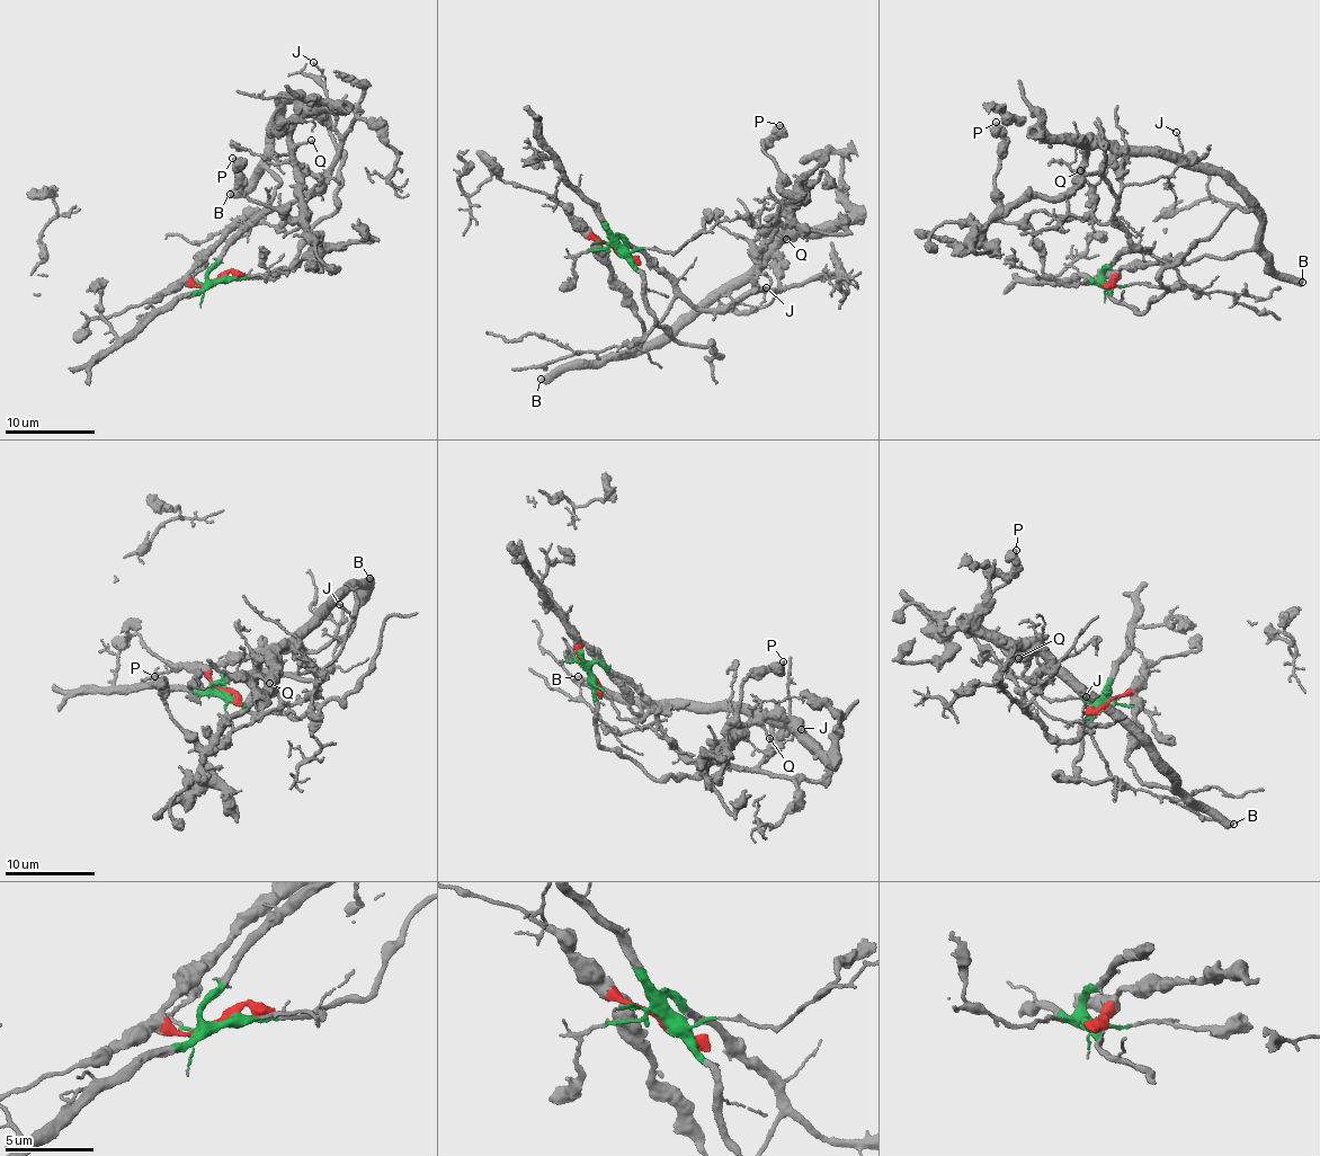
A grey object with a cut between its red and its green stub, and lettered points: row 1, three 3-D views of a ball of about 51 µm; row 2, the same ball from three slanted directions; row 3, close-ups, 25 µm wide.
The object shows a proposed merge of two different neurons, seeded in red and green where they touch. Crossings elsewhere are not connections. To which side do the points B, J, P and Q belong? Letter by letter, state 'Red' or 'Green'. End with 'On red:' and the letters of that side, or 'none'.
B: Red
J: Green
P: Red
Q: Red
On red: B, P, Q

